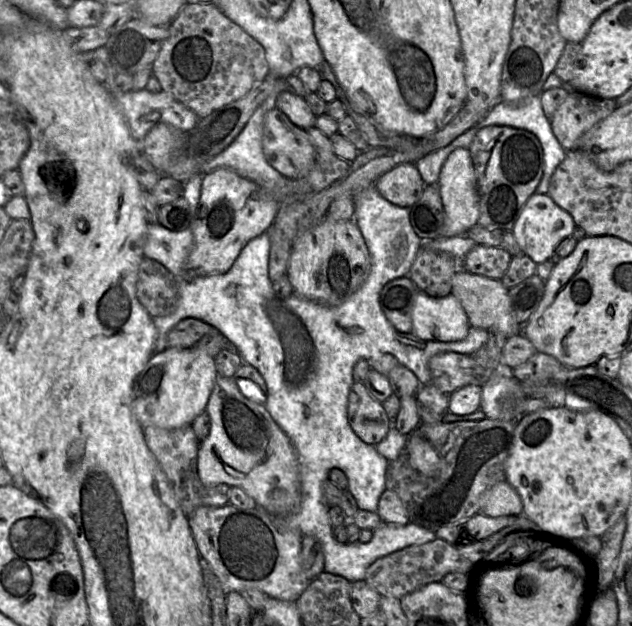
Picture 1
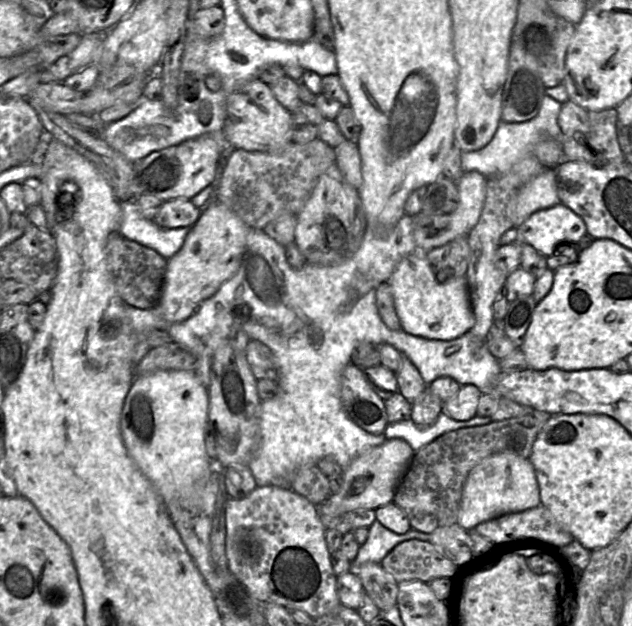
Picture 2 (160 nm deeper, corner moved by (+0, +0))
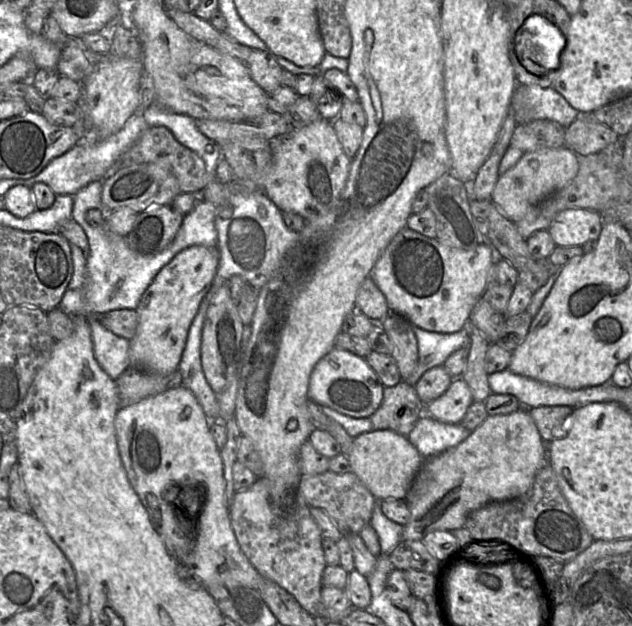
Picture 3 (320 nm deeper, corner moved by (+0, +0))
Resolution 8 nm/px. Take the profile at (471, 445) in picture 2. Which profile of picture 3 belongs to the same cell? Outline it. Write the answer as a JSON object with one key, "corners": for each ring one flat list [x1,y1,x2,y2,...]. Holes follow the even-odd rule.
{"corners":[[542,406,528,409,545,443,555,440,555,433,561,429,565,420,574,411,574,408,568,406]]}

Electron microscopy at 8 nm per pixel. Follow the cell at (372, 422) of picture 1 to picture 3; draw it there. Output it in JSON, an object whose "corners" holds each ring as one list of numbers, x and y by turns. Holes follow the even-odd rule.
{"corners":[[333,347,314,366,309,380,308,396,316,403,342,414,355,418,369,418,382,403,383,389,380,379,365,358]]}

